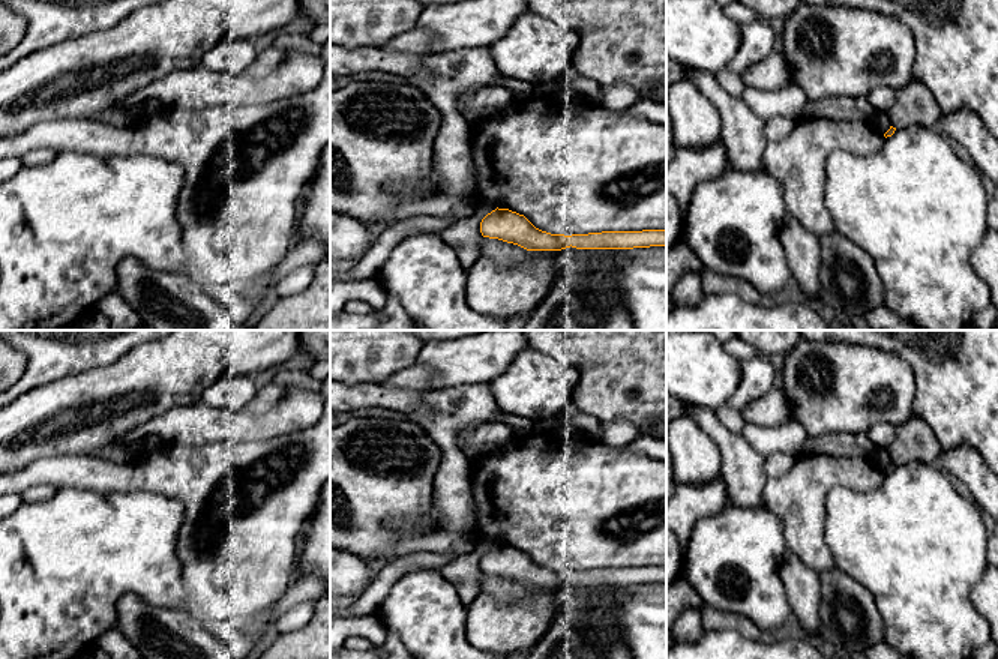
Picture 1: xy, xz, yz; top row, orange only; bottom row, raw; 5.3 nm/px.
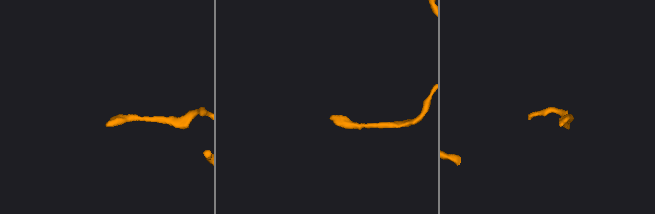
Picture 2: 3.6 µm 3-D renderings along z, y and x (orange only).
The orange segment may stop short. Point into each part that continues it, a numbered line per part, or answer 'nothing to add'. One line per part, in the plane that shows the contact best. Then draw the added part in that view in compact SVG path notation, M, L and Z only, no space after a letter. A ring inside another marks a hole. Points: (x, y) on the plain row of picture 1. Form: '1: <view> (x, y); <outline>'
nothing to add

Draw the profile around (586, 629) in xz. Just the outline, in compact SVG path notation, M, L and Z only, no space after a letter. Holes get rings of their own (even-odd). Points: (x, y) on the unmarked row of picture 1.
M575 585L564 611L527 659L632 659L614 620L611 596L599 585Z

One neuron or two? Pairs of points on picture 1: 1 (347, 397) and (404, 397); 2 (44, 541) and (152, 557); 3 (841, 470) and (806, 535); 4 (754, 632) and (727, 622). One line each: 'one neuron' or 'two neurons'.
1: one neuron
2: one neuron
3: one neuron
4: one neuron

